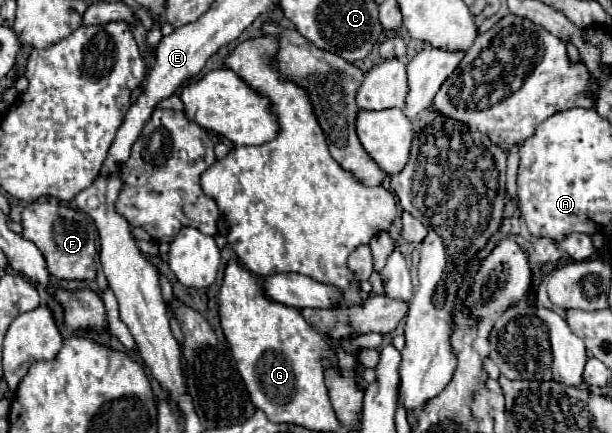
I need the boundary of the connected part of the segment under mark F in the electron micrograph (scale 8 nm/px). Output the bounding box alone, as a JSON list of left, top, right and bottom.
[21,200,95,280]

